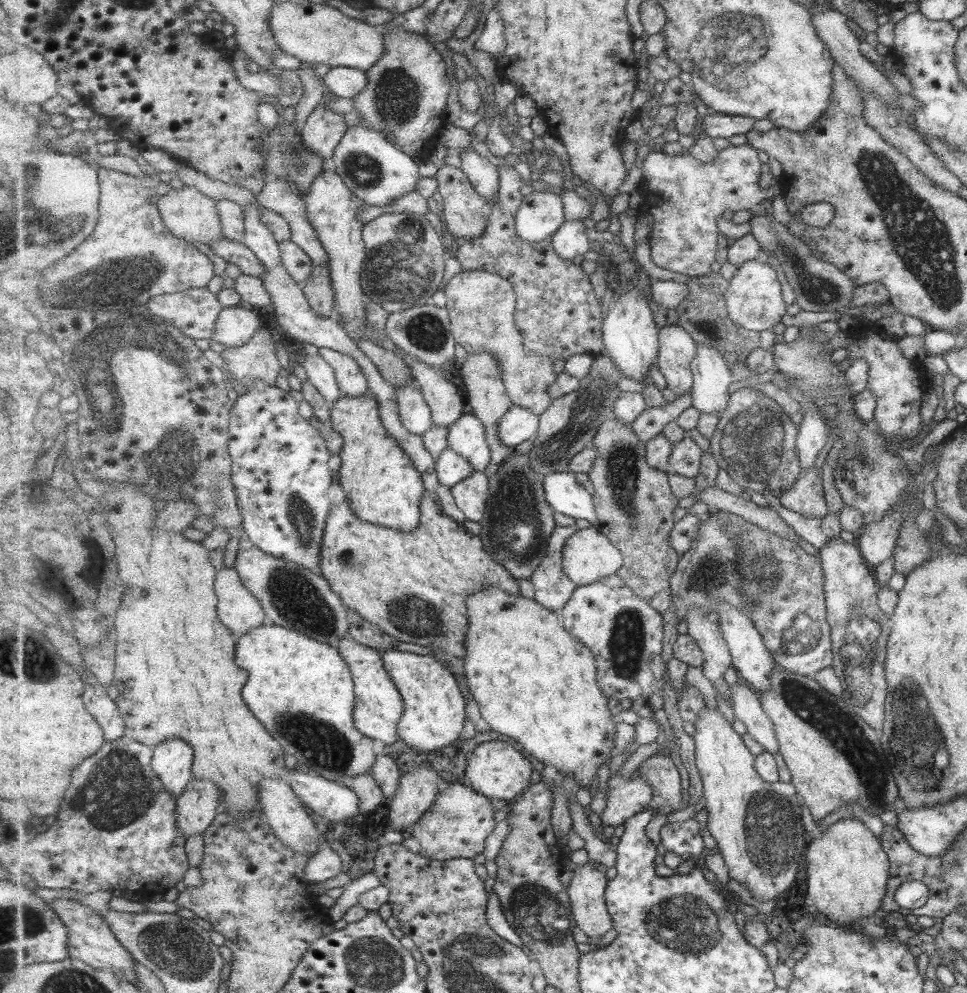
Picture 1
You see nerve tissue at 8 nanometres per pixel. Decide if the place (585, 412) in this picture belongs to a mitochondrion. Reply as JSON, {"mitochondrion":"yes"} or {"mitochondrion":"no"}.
{"mitochondrion":"yes"}

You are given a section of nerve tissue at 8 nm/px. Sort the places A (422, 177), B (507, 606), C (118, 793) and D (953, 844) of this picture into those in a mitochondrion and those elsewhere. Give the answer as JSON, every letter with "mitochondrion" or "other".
{"A":"other","B":"other","C":"mitochondrion","D":"other"}

